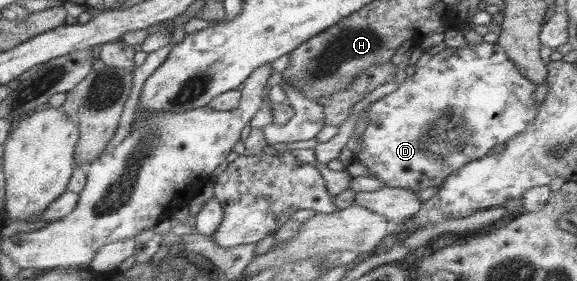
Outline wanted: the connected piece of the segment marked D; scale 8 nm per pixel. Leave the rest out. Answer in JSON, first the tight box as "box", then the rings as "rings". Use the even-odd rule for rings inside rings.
{"box":[353,38,538,191],"rings":[[[471,38],[463,47],[444,48],[432,55],[424,66],[415,68],[413,75],[407,76],[399,85],[395,85],[392,92],[370,103],[367,125],[360,135],[359,155],[353,158],[353,162],[365,167],[371,179],[375,178],[389,188],[419,191],[428,187],[438,187],[445,181],[445,177],[457,172],[463,165],[485,156],[493,145],[505,145],[518,133],[525,131],[537,115],[538,103],[533,100],[536,96],[537,84],[521,75],[521,70],[505,55],[505,49],[496,43],[490,44]]]}

